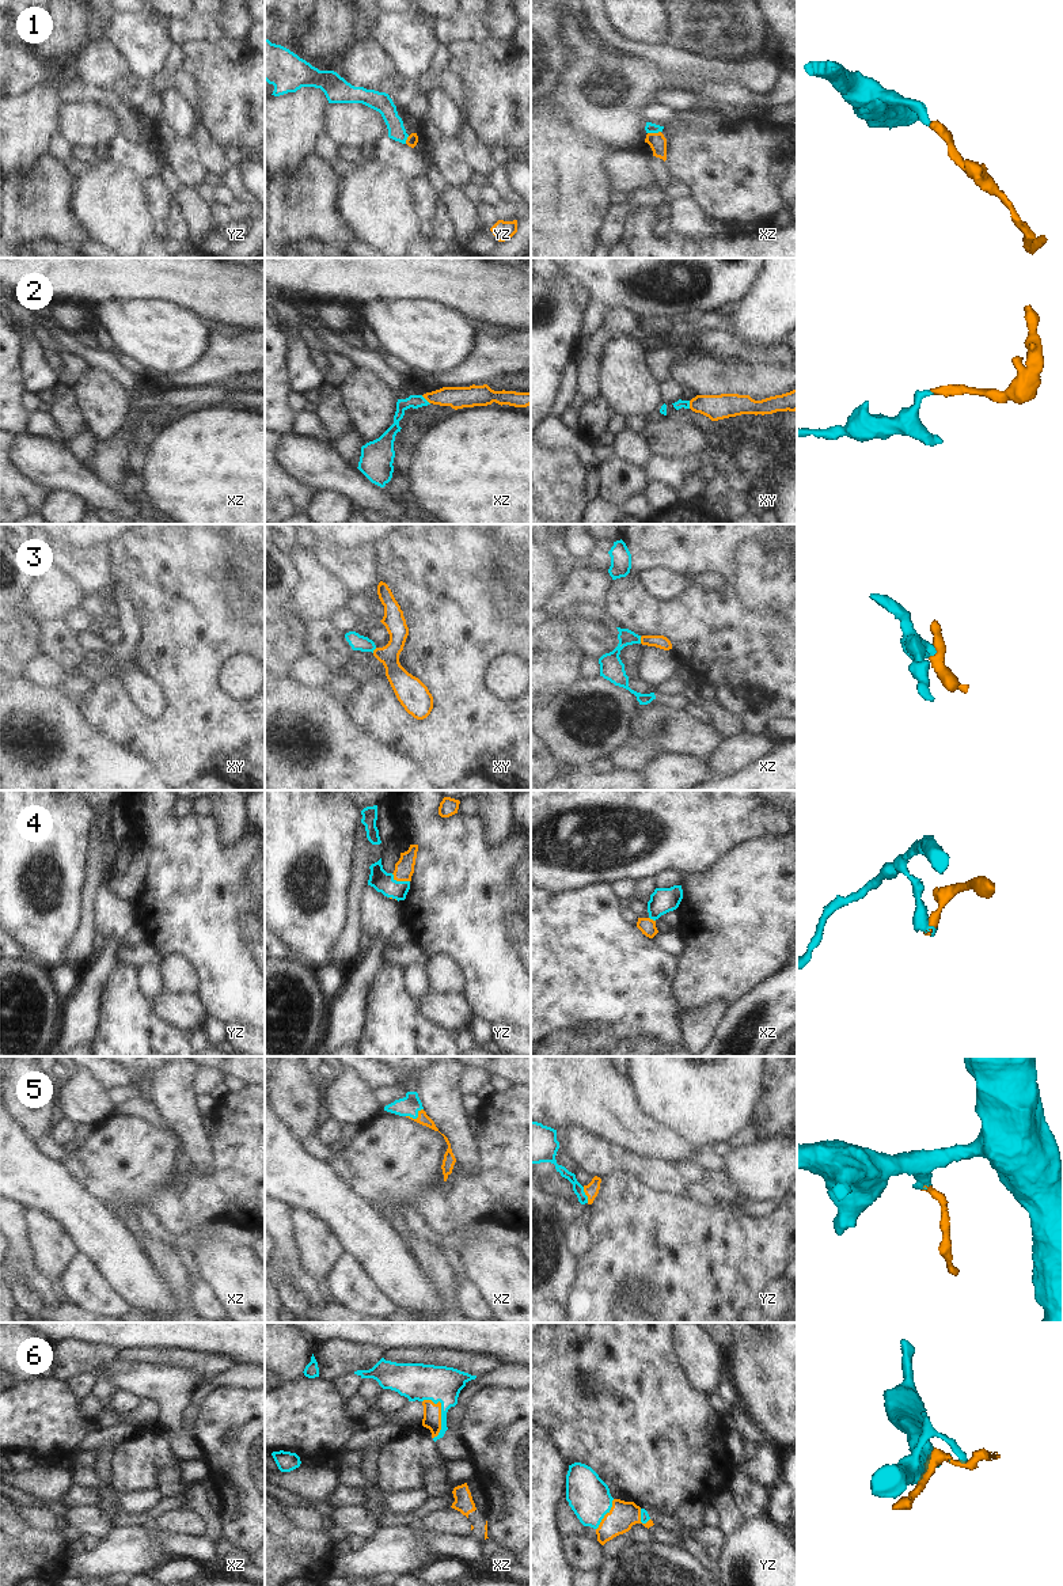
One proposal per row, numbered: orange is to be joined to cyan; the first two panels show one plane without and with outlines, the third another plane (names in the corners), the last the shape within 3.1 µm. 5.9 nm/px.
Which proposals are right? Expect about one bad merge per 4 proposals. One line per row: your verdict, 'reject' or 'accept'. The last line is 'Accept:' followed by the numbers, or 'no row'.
1: accept
2: accept
3: accept
4: accept
5: accept
6: accept
Accept: 1, 2, 3, 4, 5, 6

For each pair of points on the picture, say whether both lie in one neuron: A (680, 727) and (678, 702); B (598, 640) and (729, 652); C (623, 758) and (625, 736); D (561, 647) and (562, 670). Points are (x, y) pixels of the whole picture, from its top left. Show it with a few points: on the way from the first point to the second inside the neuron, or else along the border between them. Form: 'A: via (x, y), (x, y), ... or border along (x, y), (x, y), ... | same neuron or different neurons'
A: border along (657, 698), (664, 705), (684, 709) | different neurons
B: border along (608, 619), (615, 628) | different neurons
C: border along (631, 736), (608, 758) | different neurons
D: via (561, 652), (561, 664) | same neuron

